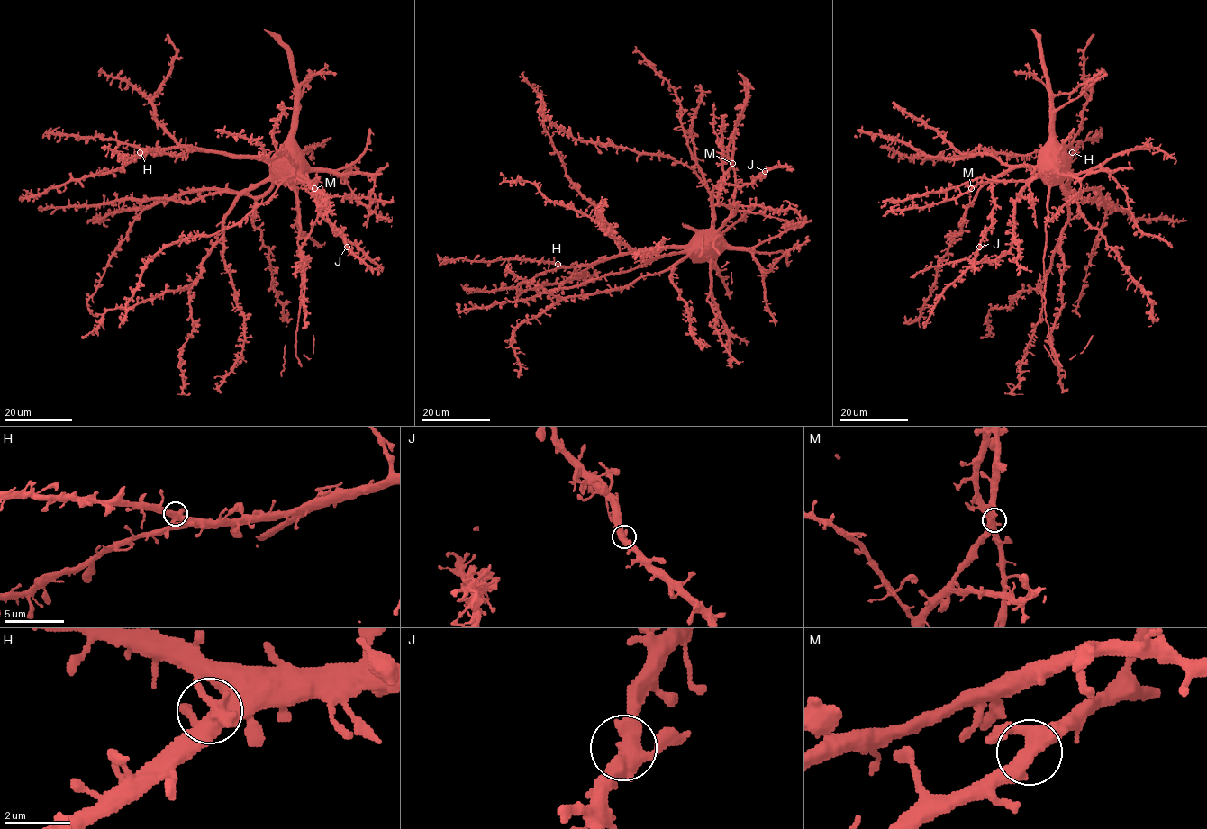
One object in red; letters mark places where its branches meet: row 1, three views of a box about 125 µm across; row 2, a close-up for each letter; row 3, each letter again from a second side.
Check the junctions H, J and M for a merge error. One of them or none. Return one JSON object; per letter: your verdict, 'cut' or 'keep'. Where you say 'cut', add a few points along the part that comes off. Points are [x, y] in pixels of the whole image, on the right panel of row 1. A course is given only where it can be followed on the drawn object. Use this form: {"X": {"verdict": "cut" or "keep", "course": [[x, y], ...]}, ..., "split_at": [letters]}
{"H": {"verdict": "keep"}, "J": {"verdict": "keep"}, "M": {"verdict": "keep"}, "split_at": []}

